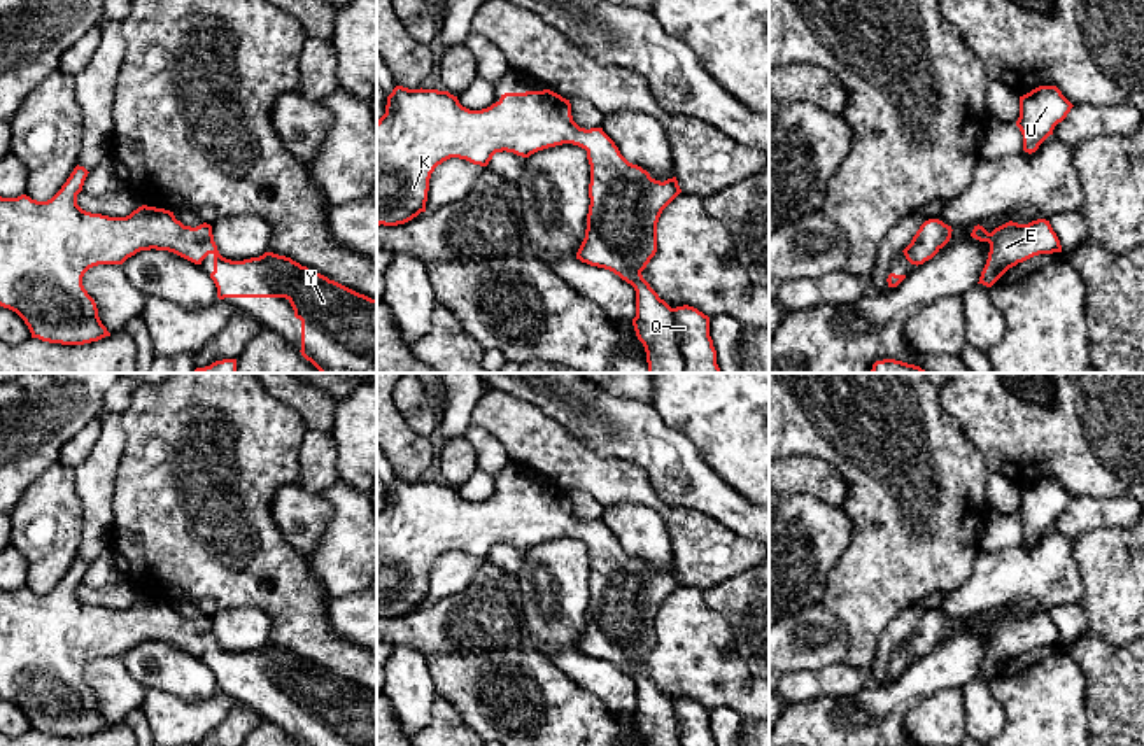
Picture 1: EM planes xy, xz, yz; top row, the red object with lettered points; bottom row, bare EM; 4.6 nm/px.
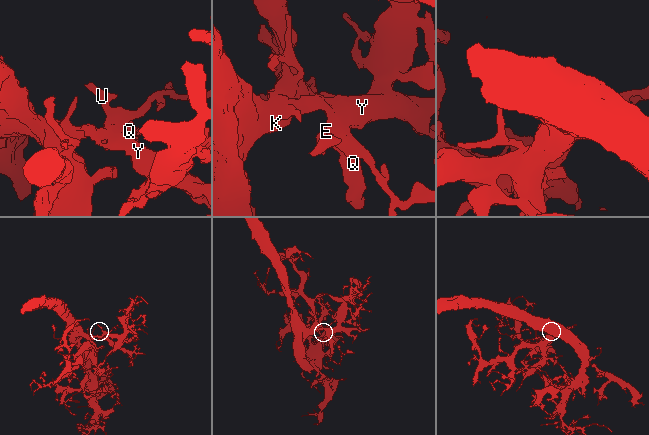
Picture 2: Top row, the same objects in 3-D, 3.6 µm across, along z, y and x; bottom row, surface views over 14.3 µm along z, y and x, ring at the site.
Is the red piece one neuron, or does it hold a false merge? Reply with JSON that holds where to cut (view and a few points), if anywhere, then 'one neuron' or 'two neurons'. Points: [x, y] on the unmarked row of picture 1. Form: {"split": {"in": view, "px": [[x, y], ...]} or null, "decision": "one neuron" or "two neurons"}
{"split": null, "decision": "one neuron"}

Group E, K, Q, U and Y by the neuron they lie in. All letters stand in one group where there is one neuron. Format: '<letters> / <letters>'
E K Q U Y

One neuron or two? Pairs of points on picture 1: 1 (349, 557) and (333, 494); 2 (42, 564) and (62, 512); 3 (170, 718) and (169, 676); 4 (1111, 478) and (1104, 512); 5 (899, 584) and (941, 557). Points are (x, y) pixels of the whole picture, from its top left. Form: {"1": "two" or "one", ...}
{"1": "one", "2": "one", "3": "two", "4": "two", "5": "one"}

